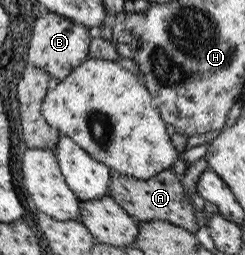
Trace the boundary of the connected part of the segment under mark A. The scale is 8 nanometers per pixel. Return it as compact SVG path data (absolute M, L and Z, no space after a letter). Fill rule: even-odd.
M164 169L146 180L140 180L125 174L111 174L108 195L114 202L117 202L117 205L121 206L121 209L125 210L125 213L128 213L136 221L163 220L194 234L197 231L194 208L189 195L184 192L179 177L171 169Z

